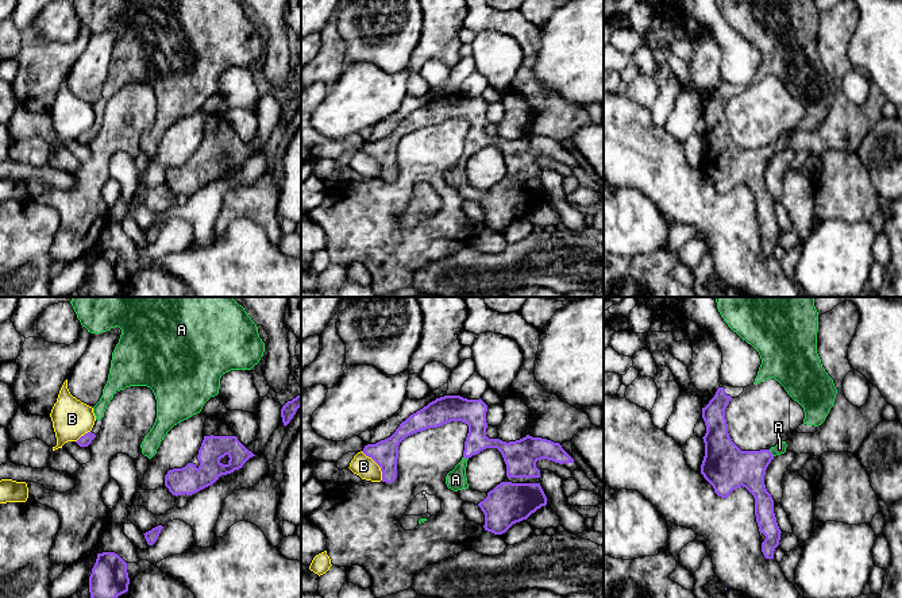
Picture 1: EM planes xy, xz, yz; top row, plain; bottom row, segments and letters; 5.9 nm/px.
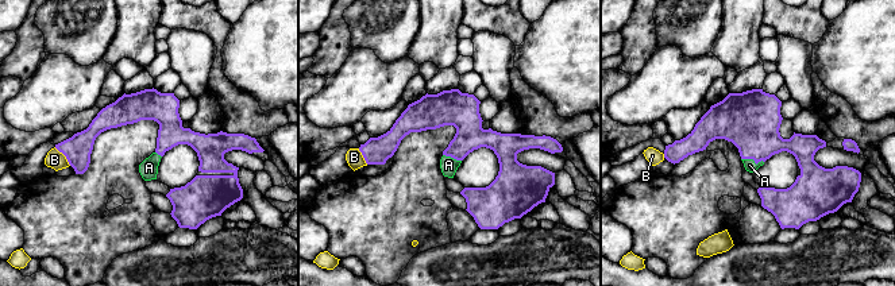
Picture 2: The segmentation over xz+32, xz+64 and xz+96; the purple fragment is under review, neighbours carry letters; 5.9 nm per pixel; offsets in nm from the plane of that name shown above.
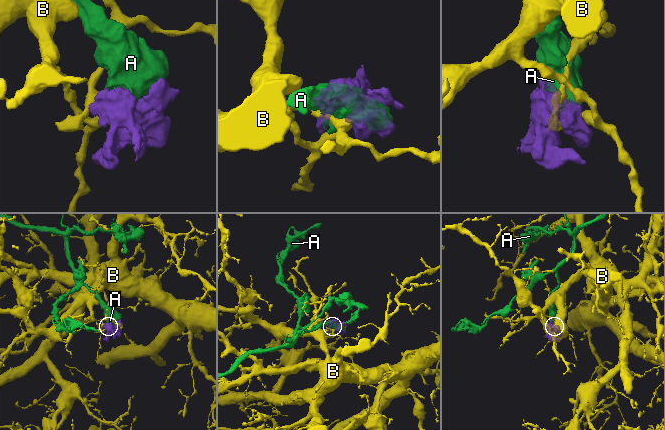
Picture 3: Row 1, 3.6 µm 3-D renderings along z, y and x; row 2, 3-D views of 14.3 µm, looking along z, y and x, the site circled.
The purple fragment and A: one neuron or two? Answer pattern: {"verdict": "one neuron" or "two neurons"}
{"verdict": "one neuron"}

